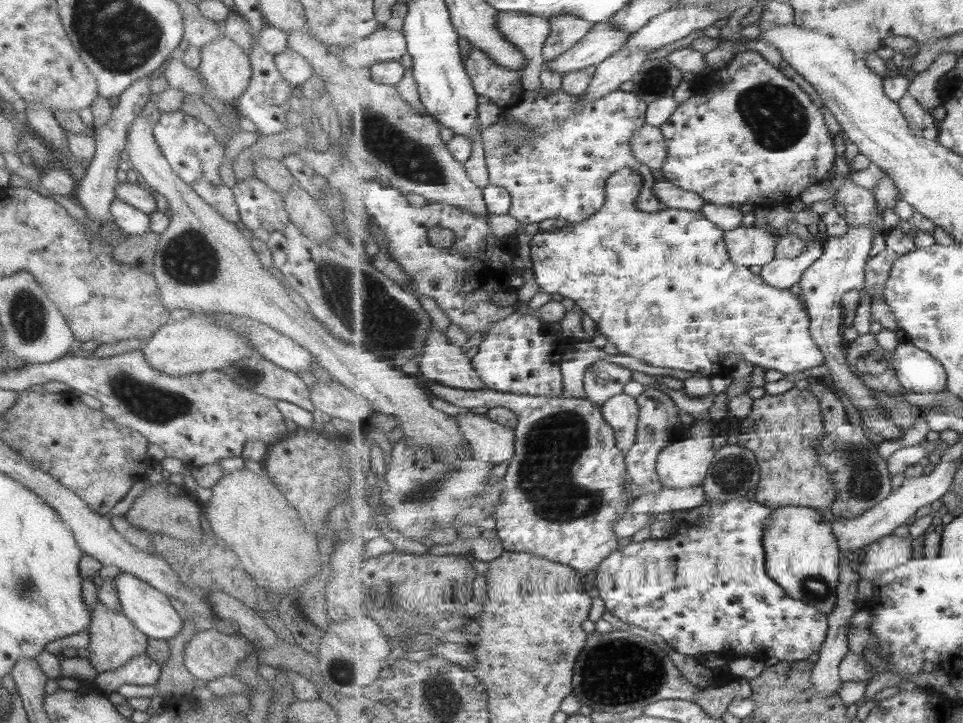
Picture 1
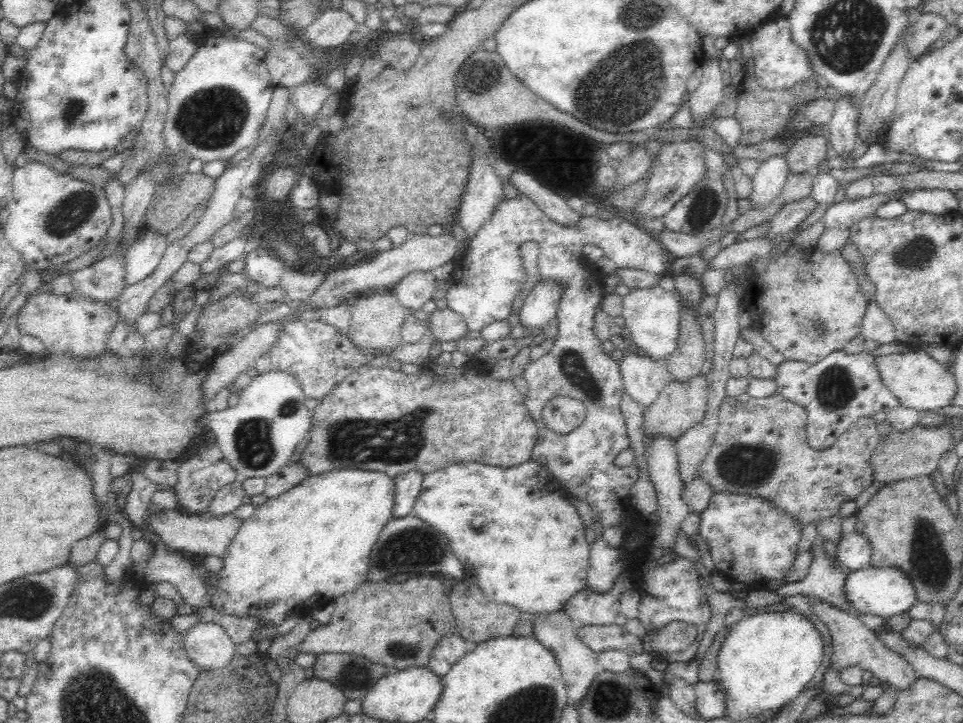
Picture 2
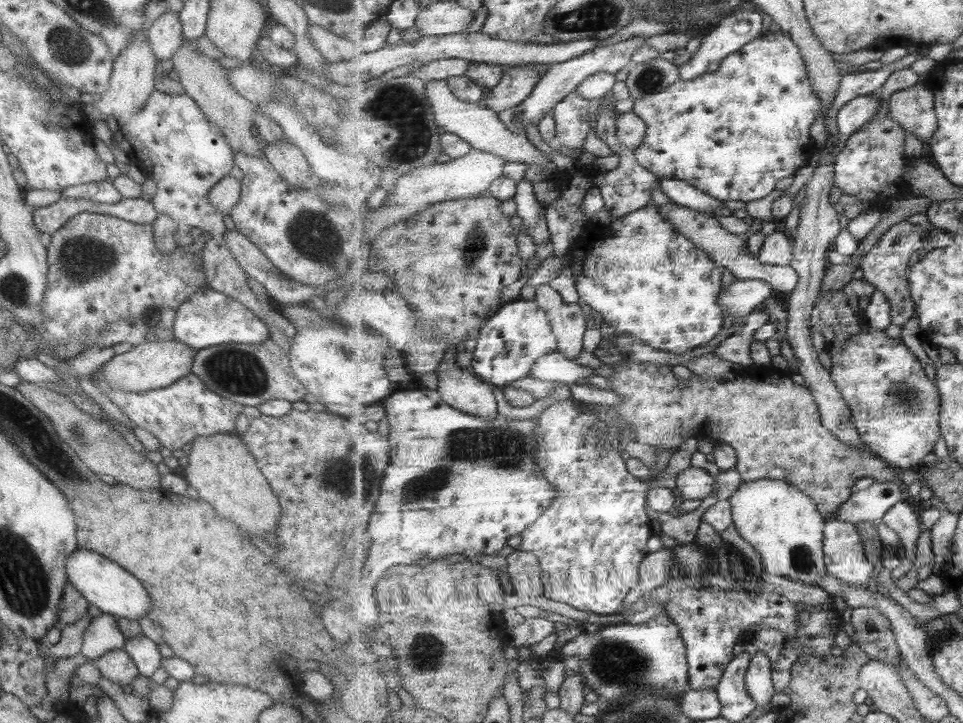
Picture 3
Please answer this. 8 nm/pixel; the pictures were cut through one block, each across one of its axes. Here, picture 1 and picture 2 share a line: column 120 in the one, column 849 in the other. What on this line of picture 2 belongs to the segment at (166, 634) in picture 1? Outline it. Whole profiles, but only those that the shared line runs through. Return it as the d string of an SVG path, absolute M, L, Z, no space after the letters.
M868 566L848 573L842 586L842 593L846 595L846 601L852 607L852 613L858 618L860 615L878 615L887 619L908 611L910 606L917 602L910 579L898 568L890 566Z

